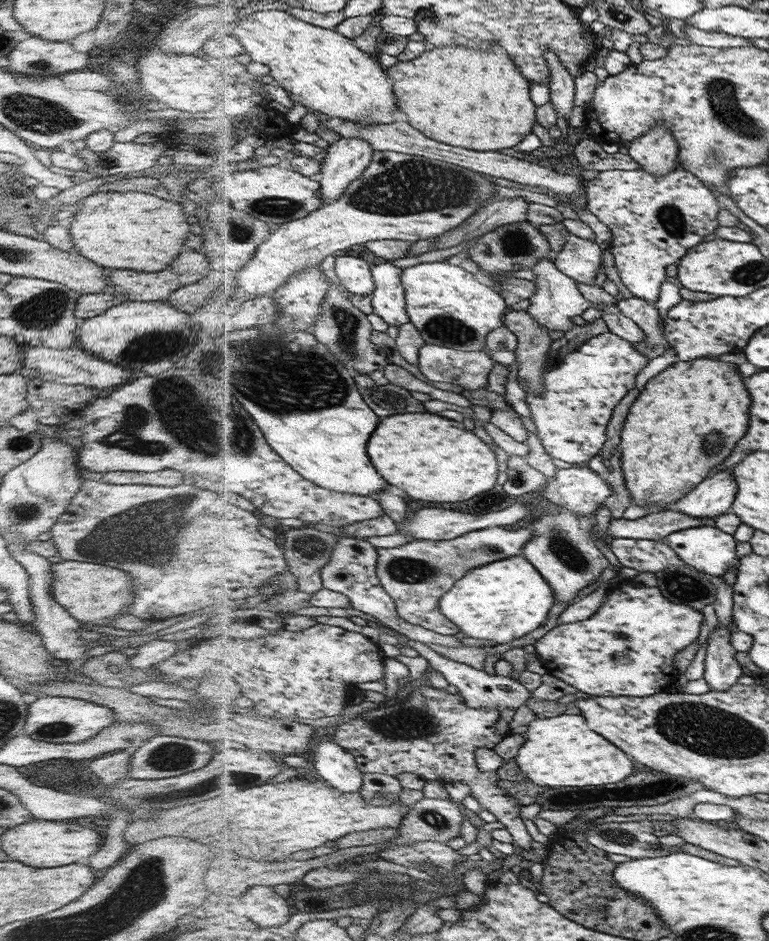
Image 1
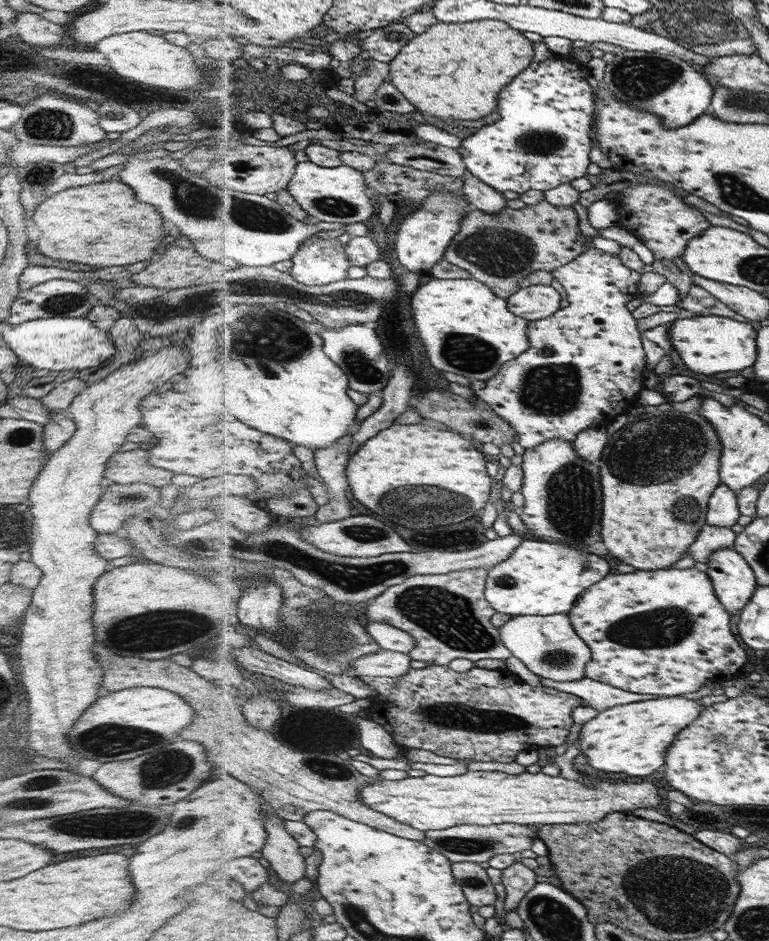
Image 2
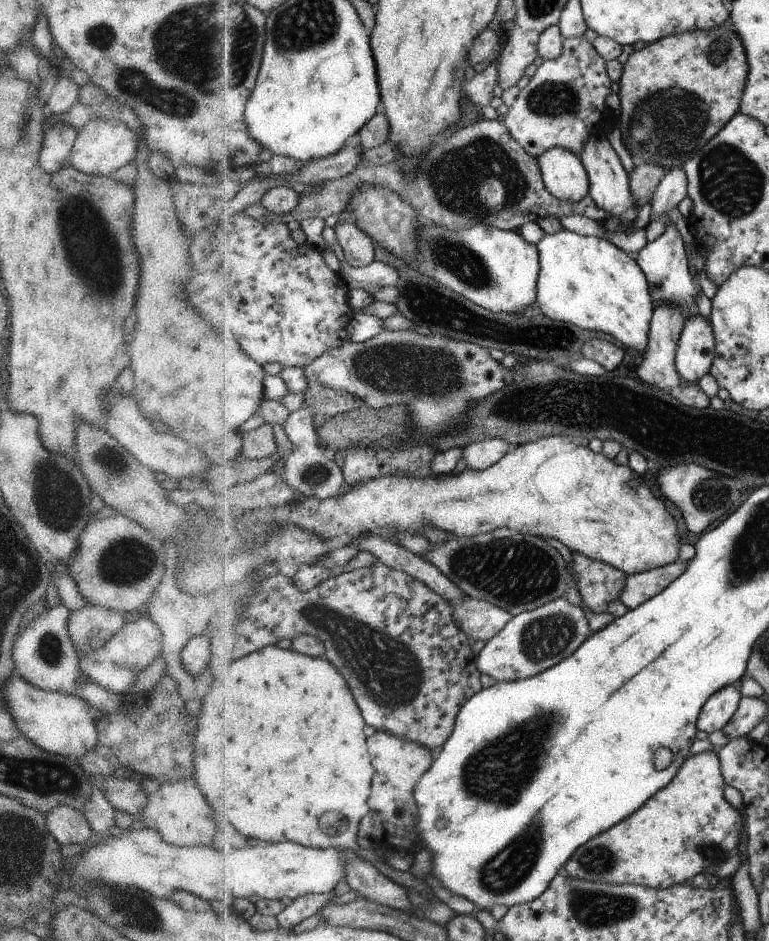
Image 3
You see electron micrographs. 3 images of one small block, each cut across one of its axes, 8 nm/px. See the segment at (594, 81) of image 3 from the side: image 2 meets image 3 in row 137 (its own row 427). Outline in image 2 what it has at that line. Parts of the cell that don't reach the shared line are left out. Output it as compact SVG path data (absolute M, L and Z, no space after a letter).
M590 246L574 261L555 268L551 273L565 288L568 306L546 318L528 321L531 348L504 364L496 376L485 380L486 386L482 390L475 391L476 398L488 404L516 432L518 443L524 449L536 449L550 438L572 442L598 422L614 422L614 418L618 414L622 415L626 408L612 406L618 402L632 404L638 396L638 390L645 388L646 354L640 344L636 320L626 308L628 301L641 297L638 281L642 272L624 266L618 254L606 253Z

